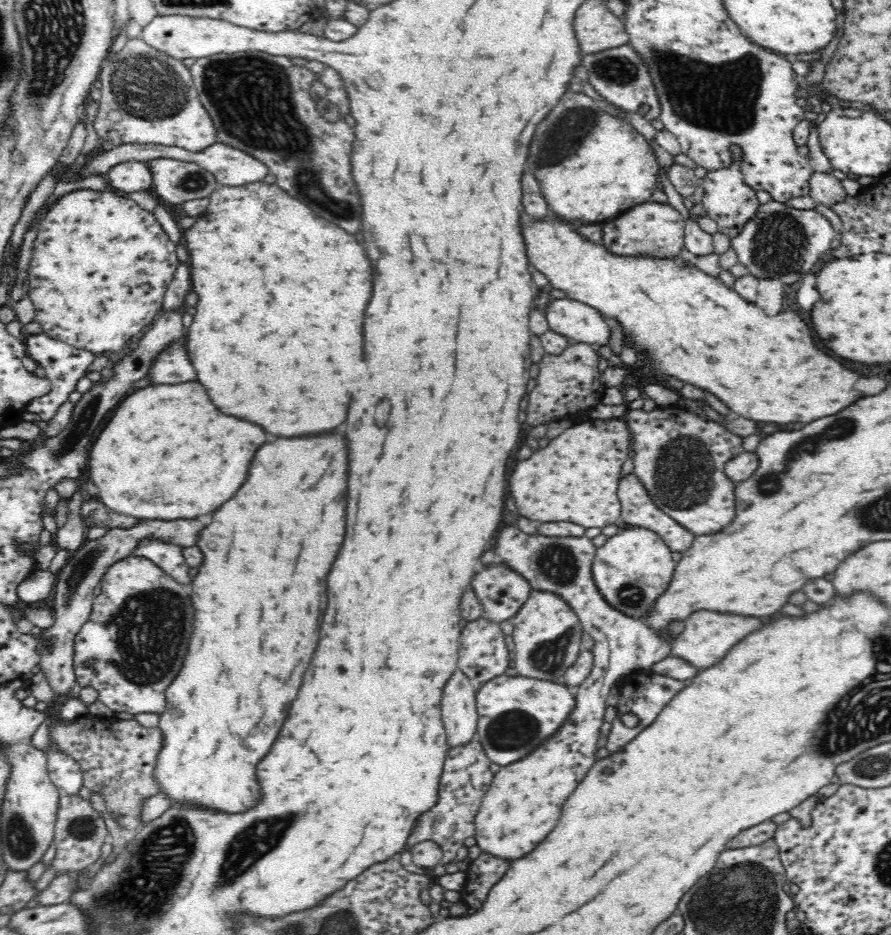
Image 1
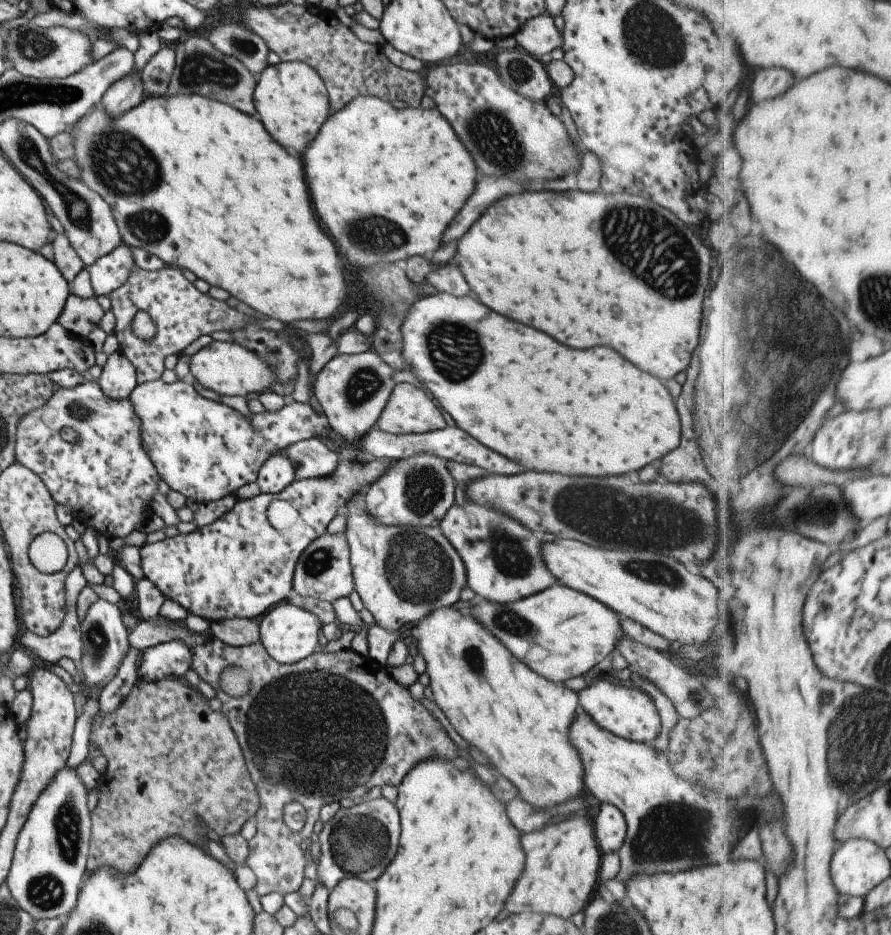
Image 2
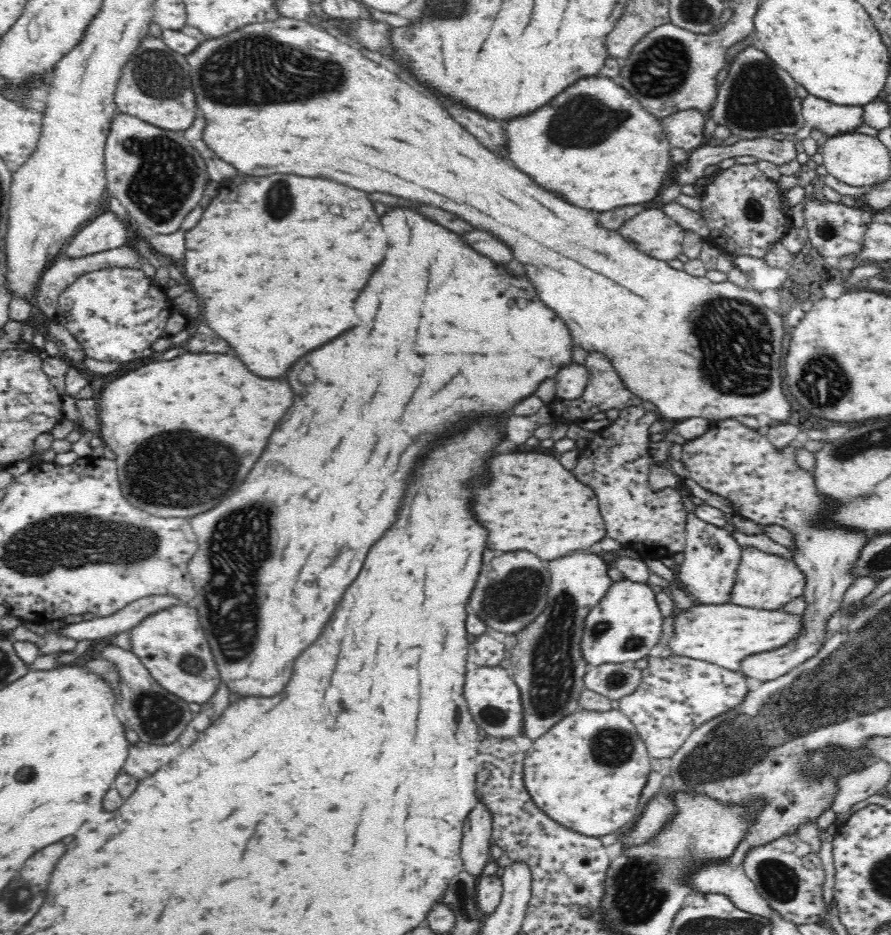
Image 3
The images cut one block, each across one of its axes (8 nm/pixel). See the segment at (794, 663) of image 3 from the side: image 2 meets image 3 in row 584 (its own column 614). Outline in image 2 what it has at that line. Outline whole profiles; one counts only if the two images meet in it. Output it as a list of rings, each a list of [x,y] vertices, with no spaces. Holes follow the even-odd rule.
[[[600,803],[593,813],[594,836],[602,855],[618,851],[626,838],[626,820],[610,803]]]

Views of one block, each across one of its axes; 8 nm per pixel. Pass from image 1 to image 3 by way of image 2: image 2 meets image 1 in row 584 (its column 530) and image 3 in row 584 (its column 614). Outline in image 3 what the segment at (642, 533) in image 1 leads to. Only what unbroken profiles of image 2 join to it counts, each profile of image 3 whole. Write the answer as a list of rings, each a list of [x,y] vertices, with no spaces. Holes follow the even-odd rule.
[[[626,578],[612,582],[608,593],[586,615],[581,640],[584,661],[590,665],[601,666],[612,663],[621,664],[647,659],[653,646],[662,636],[662,620],[656,594],[649,582],[634,582]]]

